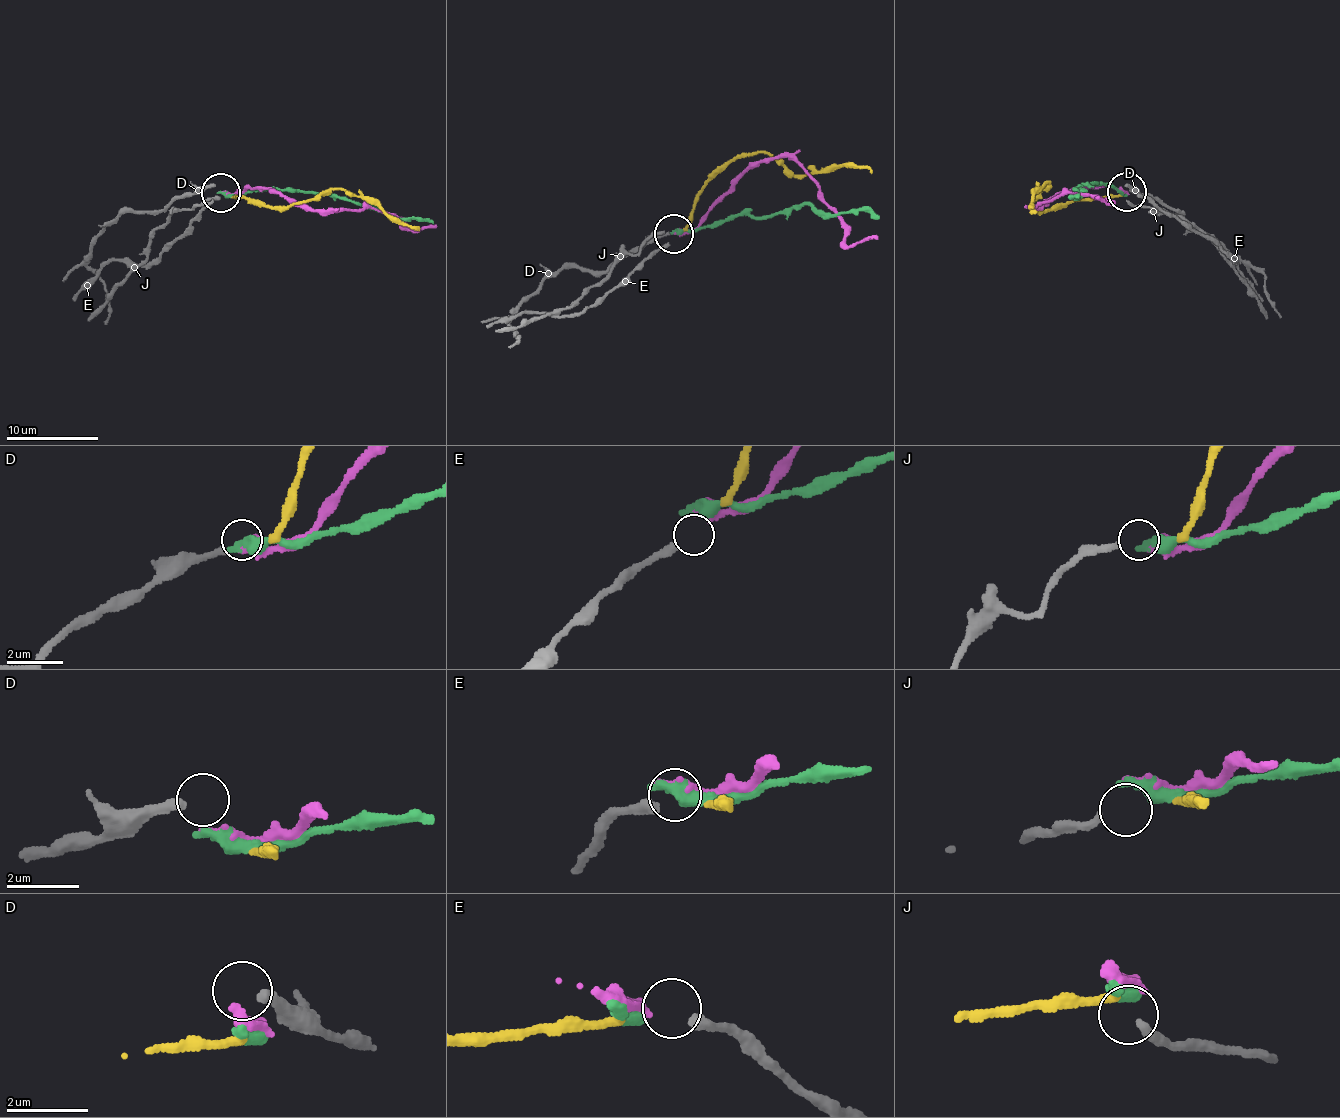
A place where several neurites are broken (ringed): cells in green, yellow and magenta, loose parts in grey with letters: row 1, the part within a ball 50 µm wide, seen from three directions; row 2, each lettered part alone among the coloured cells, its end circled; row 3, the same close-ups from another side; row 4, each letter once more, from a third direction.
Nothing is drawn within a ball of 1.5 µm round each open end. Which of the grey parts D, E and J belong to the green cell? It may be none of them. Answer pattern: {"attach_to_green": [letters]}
{"attach_to_green": ["J"]}

